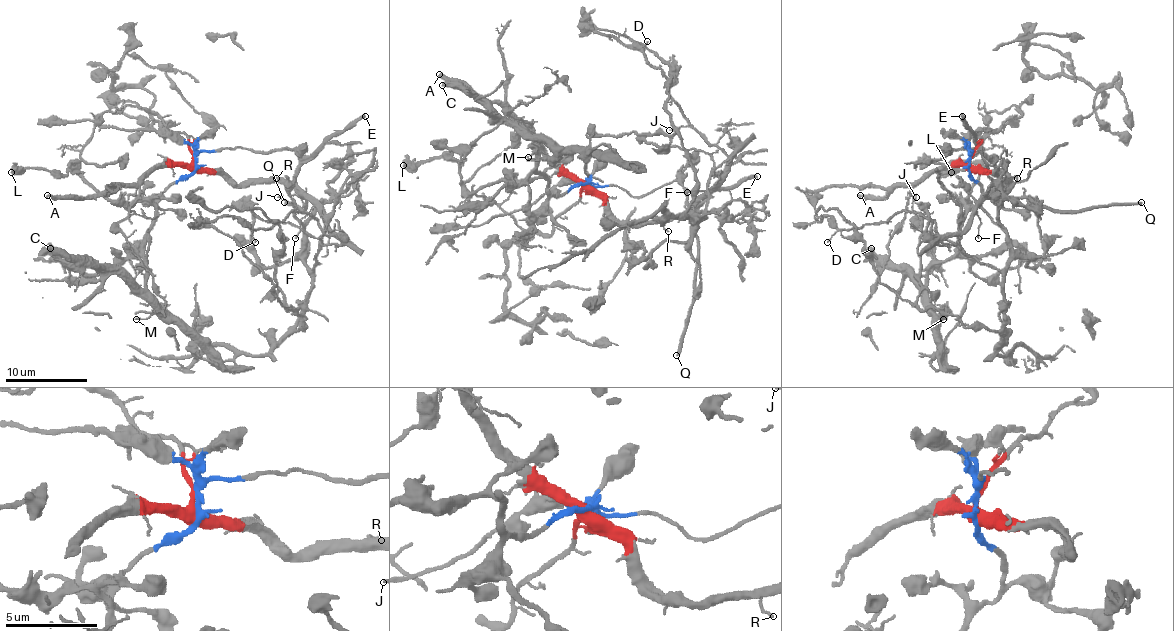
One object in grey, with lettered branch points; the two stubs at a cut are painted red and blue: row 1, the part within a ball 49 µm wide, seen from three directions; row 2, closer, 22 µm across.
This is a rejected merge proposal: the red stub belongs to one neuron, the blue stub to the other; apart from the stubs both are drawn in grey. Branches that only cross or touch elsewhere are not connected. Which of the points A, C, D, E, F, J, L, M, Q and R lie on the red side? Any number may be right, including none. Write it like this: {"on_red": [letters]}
{"on_red": ["A", "D", "E", "F", "J", "Q", "R"]}

